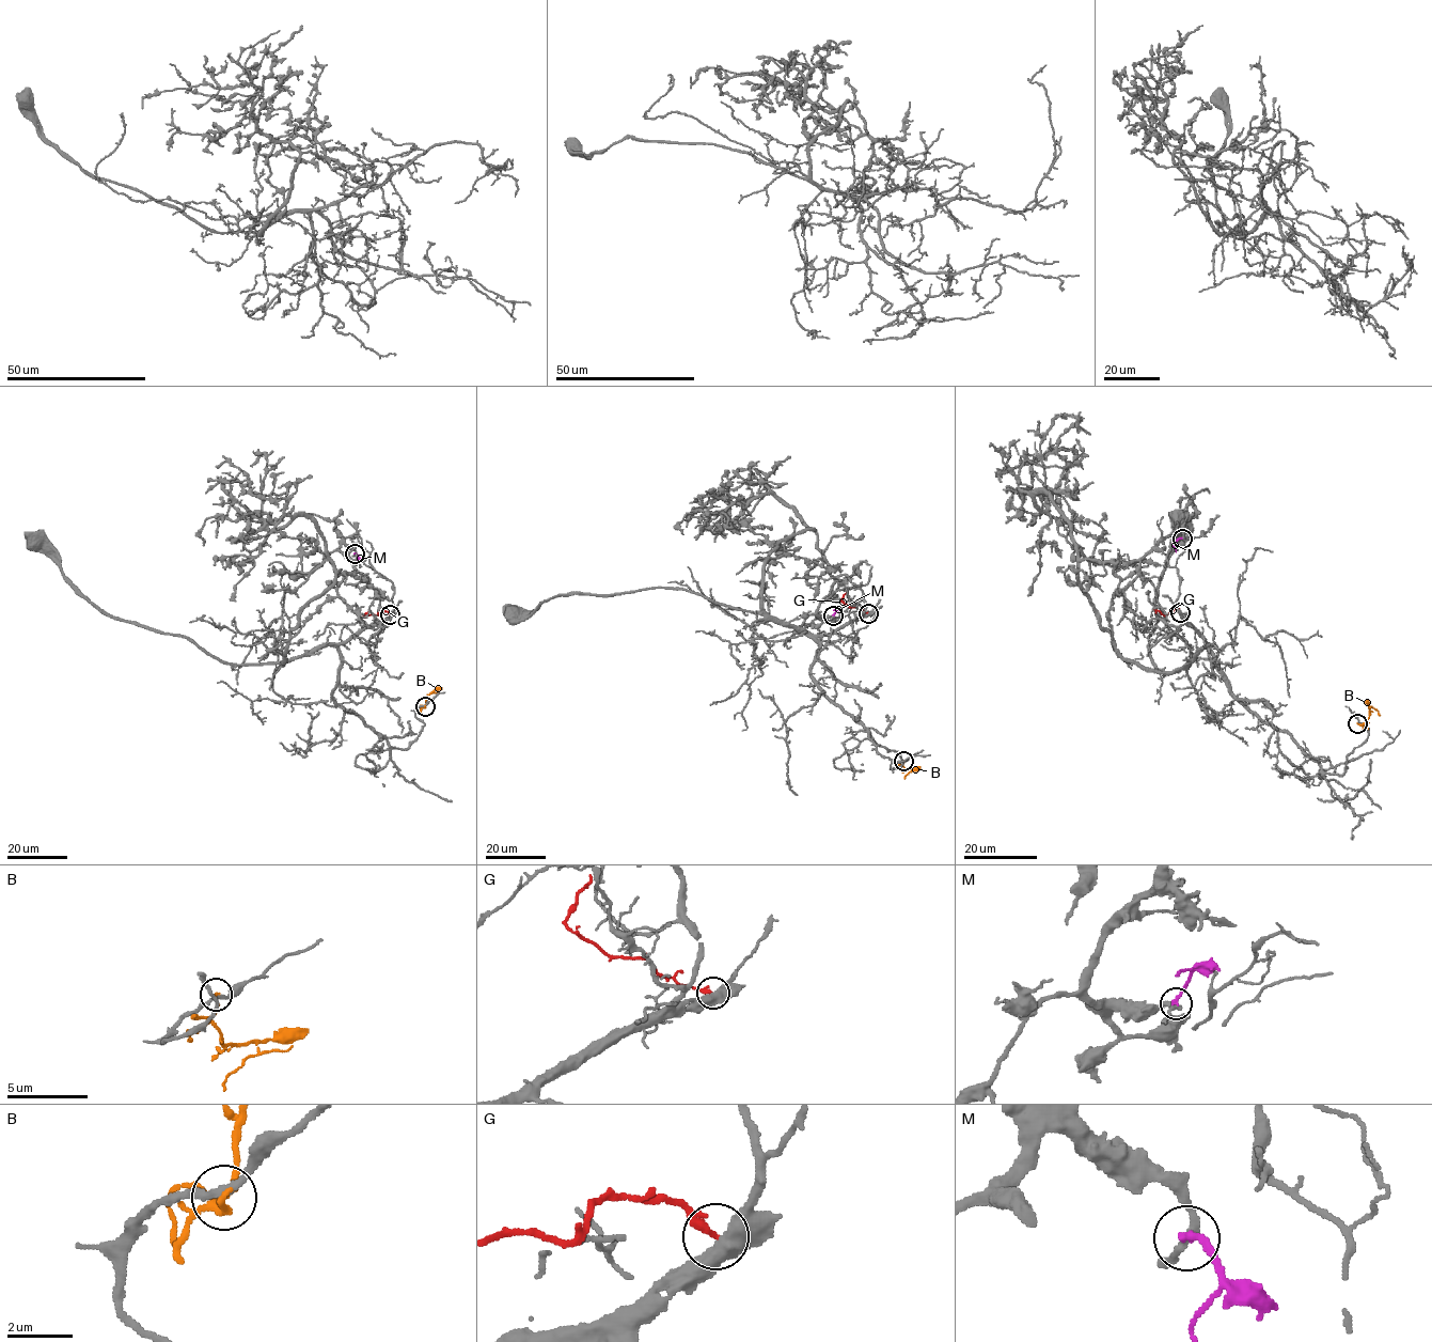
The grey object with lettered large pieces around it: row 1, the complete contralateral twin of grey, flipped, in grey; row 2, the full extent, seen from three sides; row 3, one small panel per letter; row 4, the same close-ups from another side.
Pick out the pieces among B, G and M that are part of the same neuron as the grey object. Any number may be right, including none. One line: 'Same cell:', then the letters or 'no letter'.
Same cell: no letter

